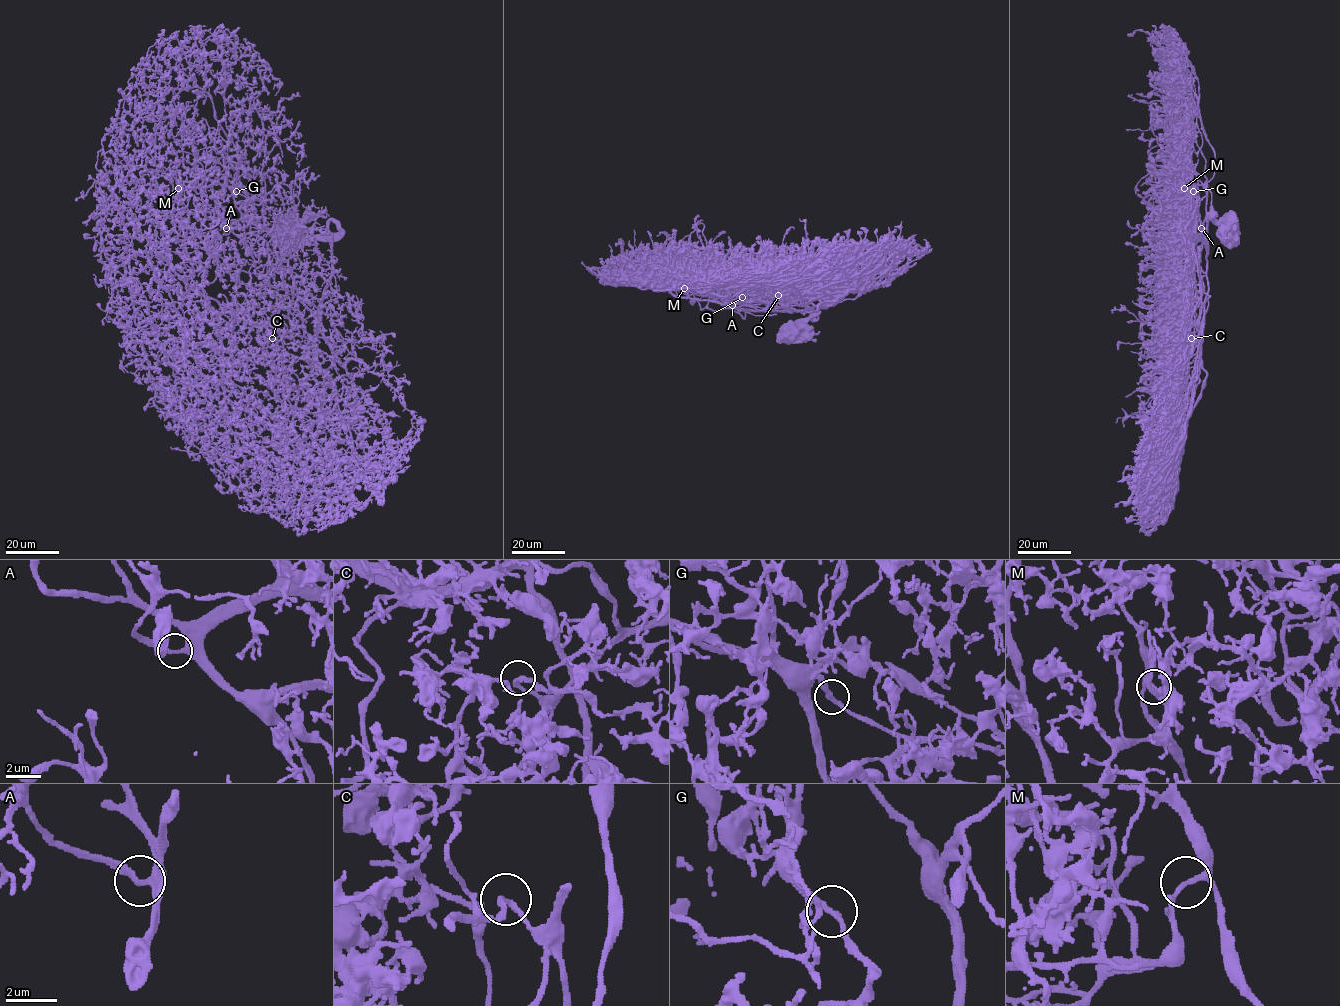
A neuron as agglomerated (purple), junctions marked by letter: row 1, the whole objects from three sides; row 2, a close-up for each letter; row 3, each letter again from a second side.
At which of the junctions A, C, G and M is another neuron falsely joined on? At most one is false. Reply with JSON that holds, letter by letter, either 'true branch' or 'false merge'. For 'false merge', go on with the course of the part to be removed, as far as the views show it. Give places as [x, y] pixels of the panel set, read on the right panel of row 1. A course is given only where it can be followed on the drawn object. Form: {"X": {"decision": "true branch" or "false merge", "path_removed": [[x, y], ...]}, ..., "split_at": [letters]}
{"A": {"decision": "true branch"}, "C": {"decision": "true branch"}, "G": {"decision": "true branch"}, "M": {"decision": "true branch"}, "split_at": []}

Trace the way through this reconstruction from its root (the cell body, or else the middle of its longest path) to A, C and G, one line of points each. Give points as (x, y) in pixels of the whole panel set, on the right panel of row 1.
A: (1230, 227), (1222, 227), (1210, 215), (1206, 229), (1207, 243), (1206, 219), (1200, 227)
C: (1230, 227), (1222, 227), (1210, 215), (1207, 218), (1208, 289), (1202, 305), (1199, 334), (1194, 341), (1191, 338)
G: (1230, 227), (1222, 227), (1210, 215), (1207, 243), (1207, 221), (1199, 227), (1188, 219), (1196, 201), (1194, 191)

